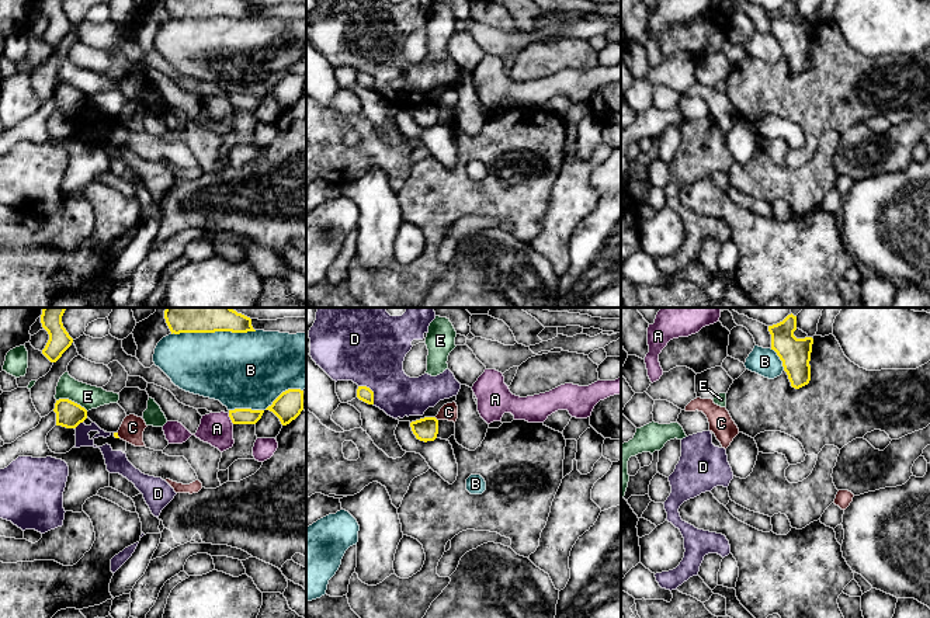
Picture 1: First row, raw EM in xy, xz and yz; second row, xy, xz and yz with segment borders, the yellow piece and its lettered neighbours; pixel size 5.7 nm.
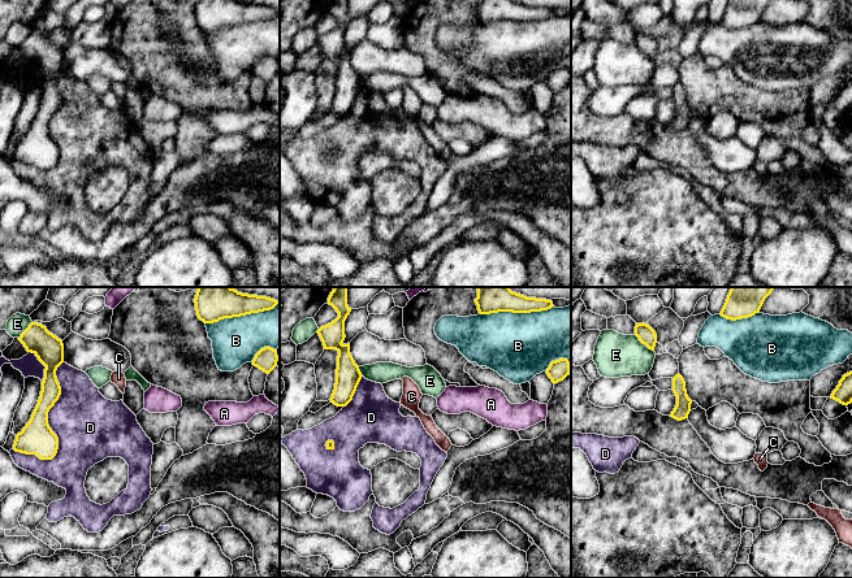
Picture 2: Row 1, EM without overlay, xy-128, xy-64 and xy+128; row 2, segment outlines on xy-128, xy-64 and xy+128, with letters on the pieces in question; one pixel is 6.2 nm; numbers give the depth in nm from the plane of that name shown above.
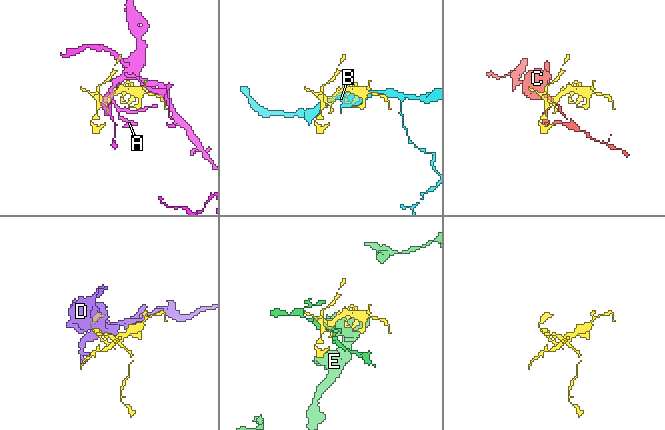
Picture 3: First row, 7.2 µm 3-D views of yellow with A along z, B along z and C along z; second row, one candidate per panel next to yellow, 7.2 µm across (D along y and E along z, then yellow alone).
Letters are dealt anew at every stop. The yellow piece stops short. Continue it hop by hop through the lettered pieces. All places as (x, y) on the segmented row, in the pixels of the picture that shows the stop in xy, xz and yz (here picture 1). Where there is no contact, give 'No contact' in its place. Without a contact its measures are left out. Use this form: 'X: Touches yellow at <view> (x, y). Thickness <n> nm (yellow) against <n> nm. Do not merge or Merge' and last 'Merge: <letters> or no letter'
A: Touches yellow at xy (231, 419). Thickness 100 nm (yellow) against 190 nm. Do not merge
B: Touches yellow at xy (214, 332). Thickness 280 nm (yellow) against 420 nm. Do not merge
C: Touches yellow at xz (436, 419). Thickness 130 nm (yellow) against 100 nm. Do not merge
D: Touches yellow at xz (371, 391). Thickness 90 nm (yellow) against 420 nm. Do not merge
E: Touches yellow at xy (70, 400). Thickness 150 nm (yellow) against 140 nm. Do not merge
Merge: no letter

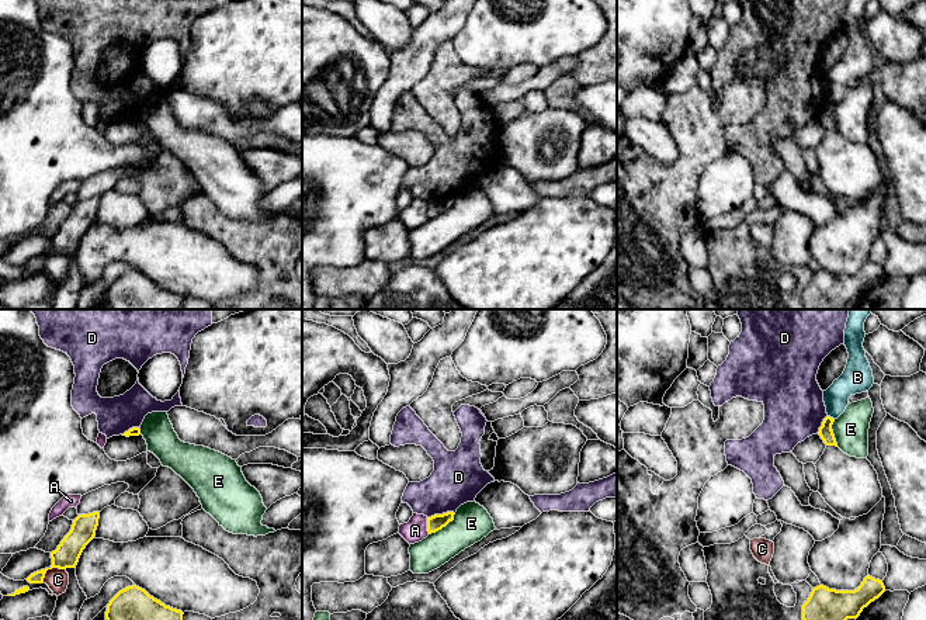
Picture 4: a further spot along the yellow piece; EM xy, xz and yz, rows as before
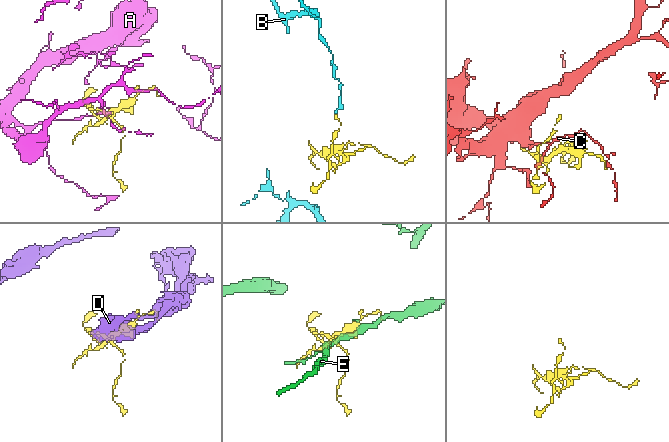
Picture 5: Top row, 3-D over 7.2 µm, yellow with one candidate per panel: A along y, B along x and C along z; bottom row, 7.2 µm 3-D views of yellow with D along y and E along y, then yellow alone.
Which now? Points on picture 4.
A: Touches yellow at xz (427, 526). Thickness 90 nm (yellow) against 140 nm. Do not merge
B: Touches yellow at yz (829, 416). Thickness 80 nm (yellow) against 150 nm. Do not merge
C: Touches yellow at xy (51, 568). Thickness 140 nm (yellow) against 130 nm. Do not merge
D: Touches yellow at xz (440, 515). Thickness 90 nm (yellow) against 300 nm. Do not merge
E: Touches yellow at xz (443, 526). Thickness 90 nm (yellow) against 220 nm. Do not merge
Merge: no letter

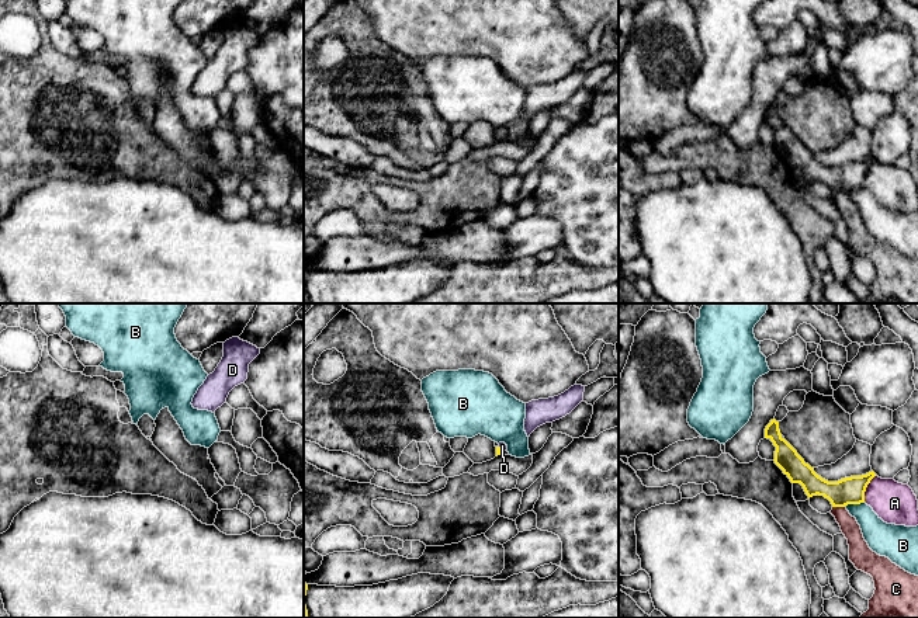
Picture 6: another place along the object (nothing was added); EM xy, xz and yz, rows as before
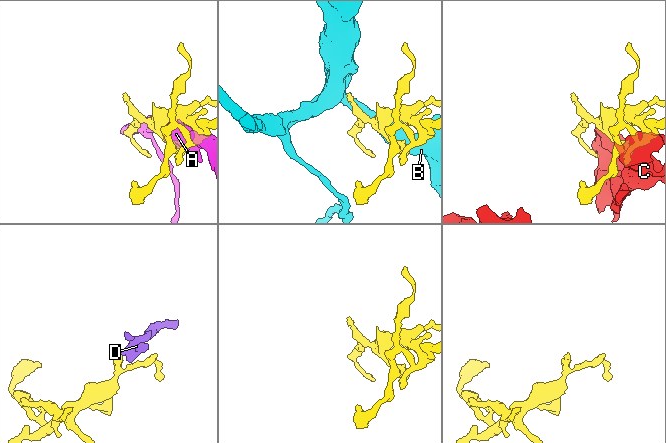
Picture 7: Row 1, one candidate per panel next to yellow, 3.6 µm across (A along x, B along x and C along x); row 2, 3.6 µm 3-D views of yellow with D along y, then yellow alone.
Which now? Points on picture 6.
A: Touches yellow at yz (865, 489). Thickness 160 nm (yellow) against 240 nm. Do not merge
B: Touches yellow at yz (854, 503). Thickness 160 nm (yellow) against 170 nm. Do not merge
C: Touches yellow at yz (838, 506). Thickness 160 nm (yellow) against 110 nm. Do not merge
D: Touches yellow at xz (499, 448). Thickness 40 nm (yellow) against 50 nm. Merge
Merge: D

